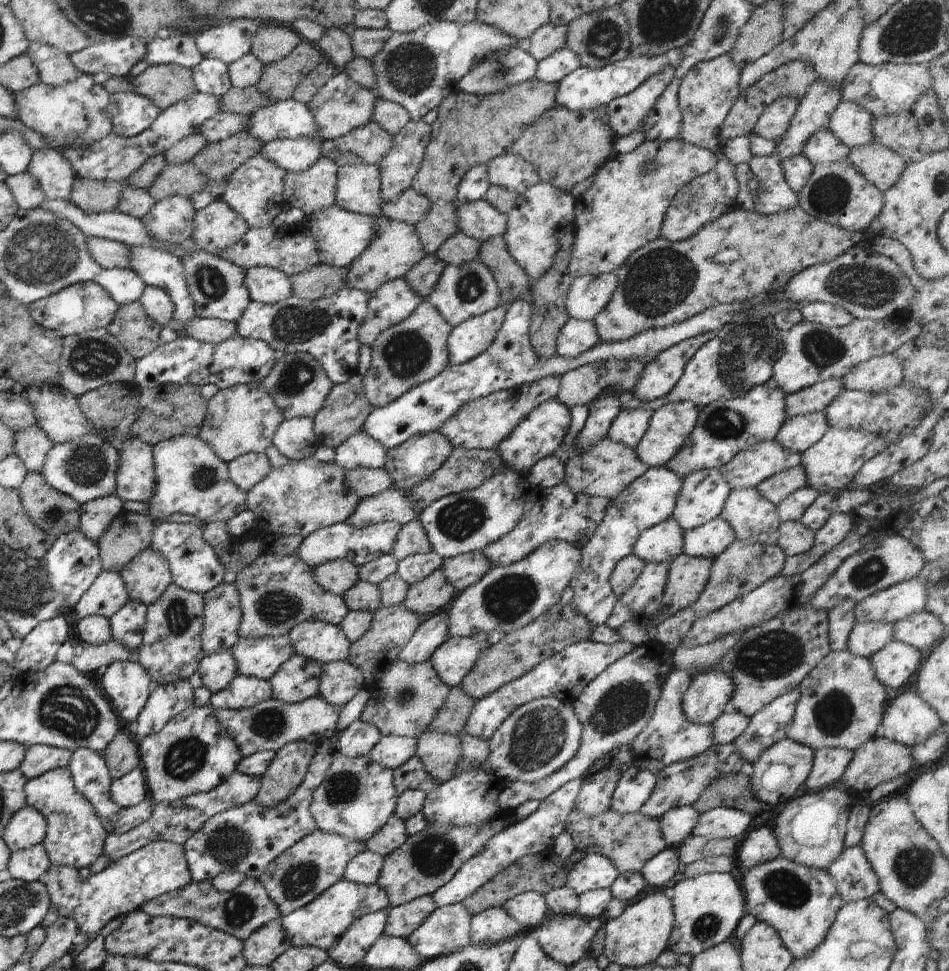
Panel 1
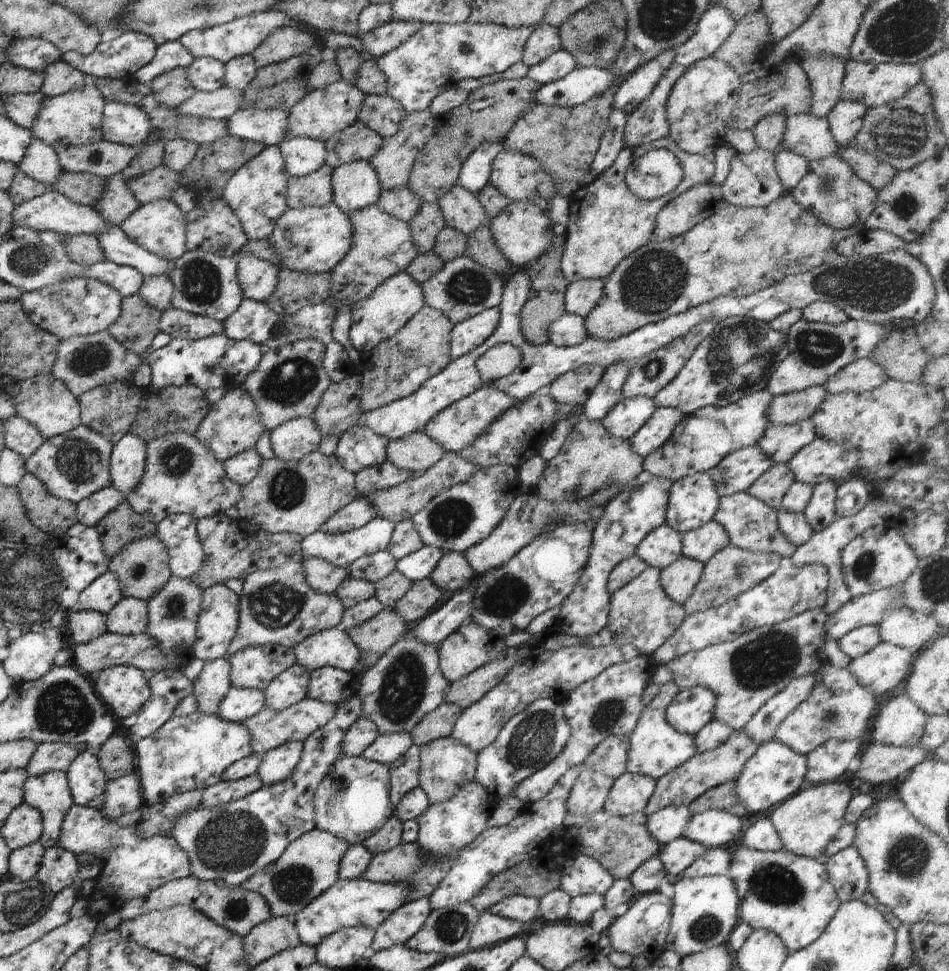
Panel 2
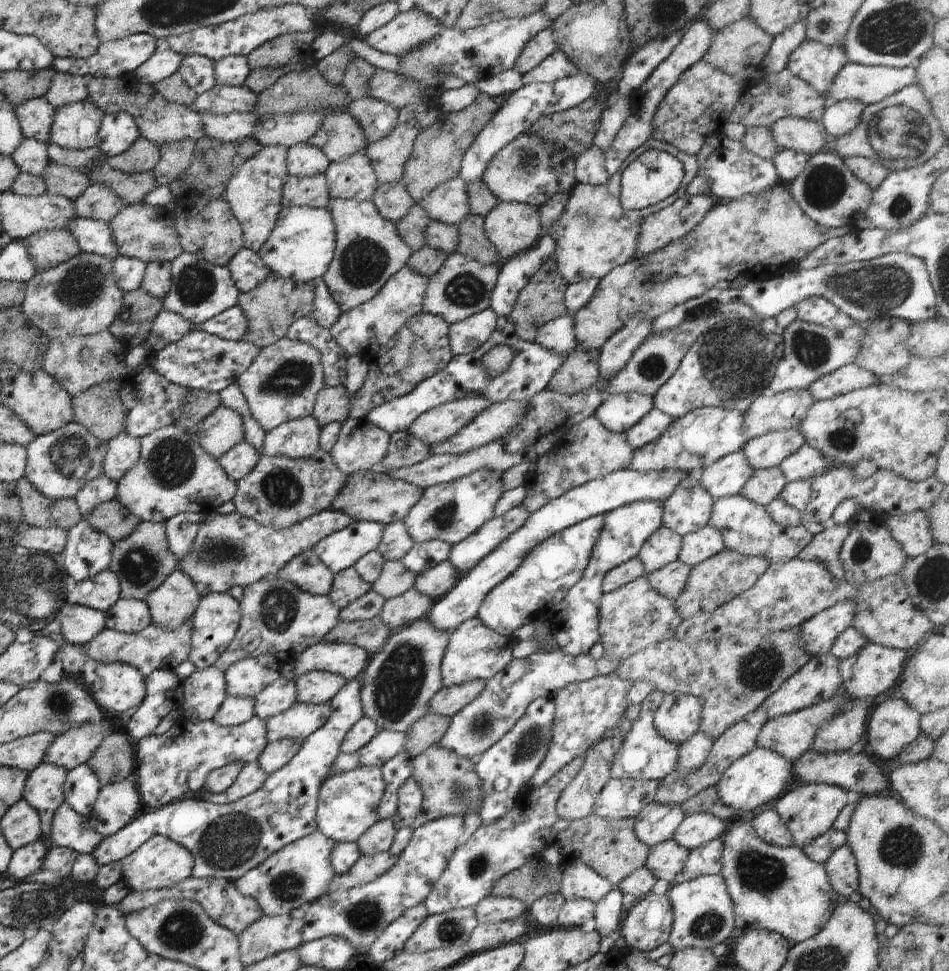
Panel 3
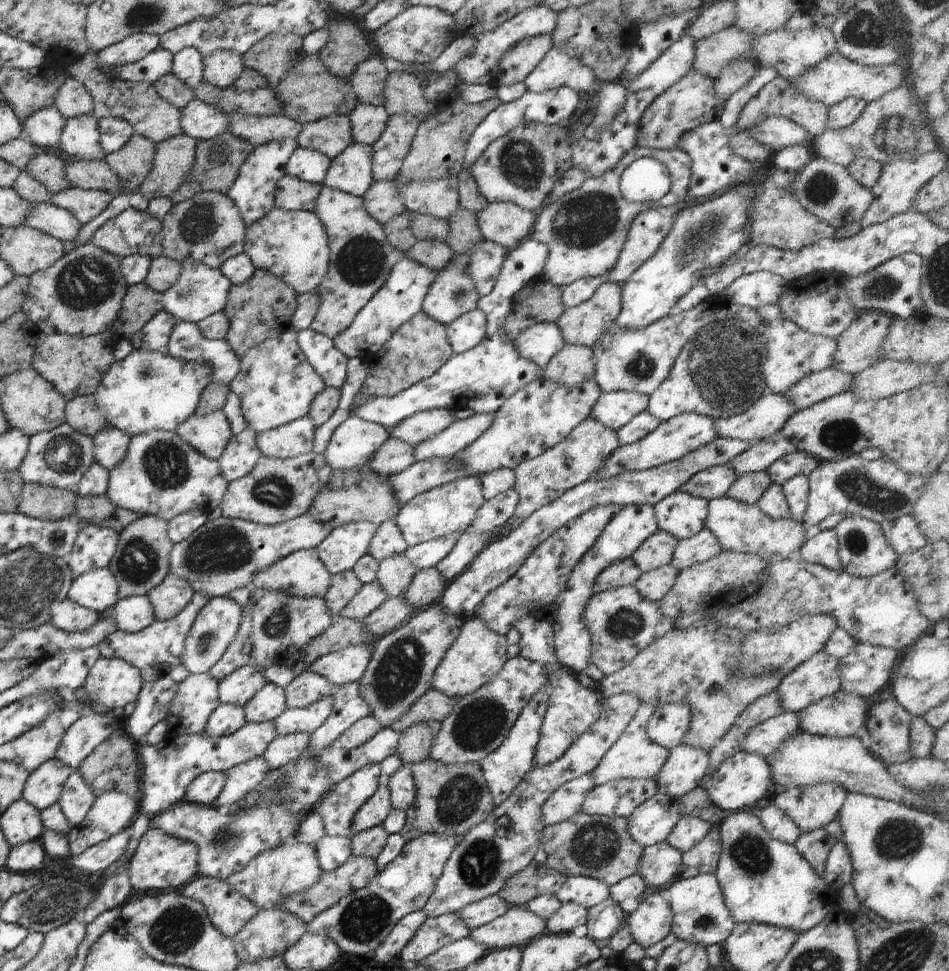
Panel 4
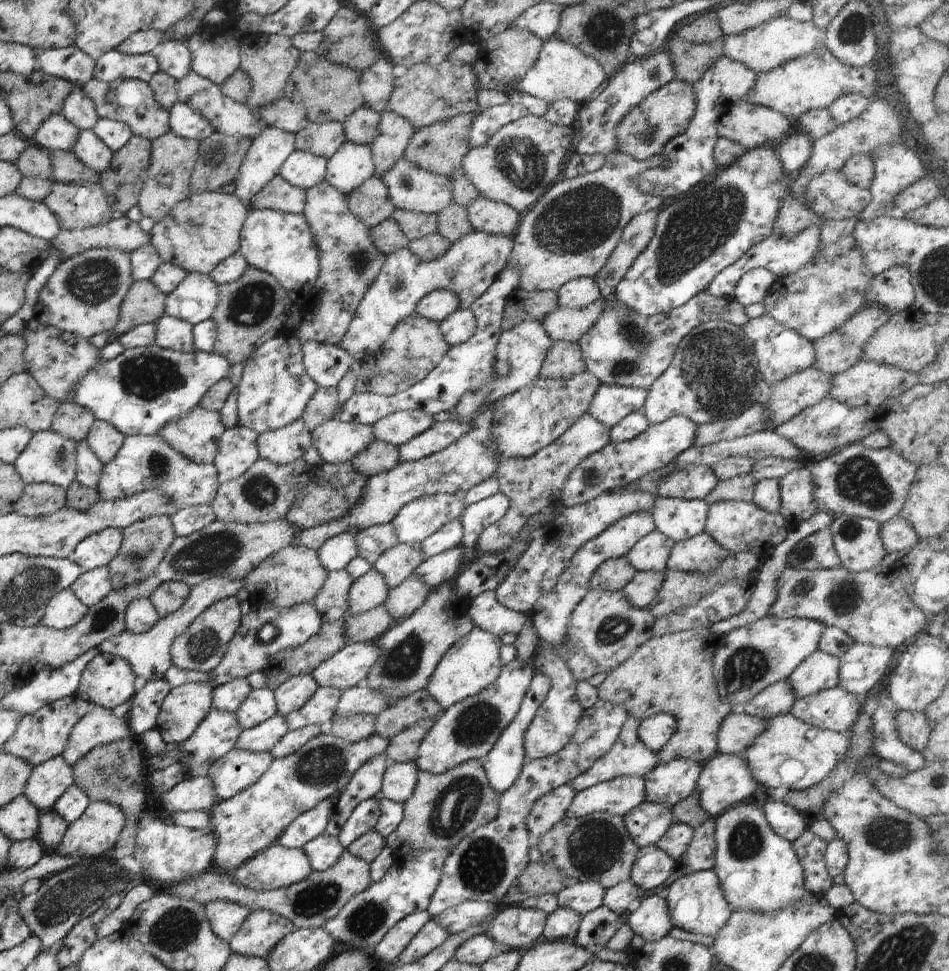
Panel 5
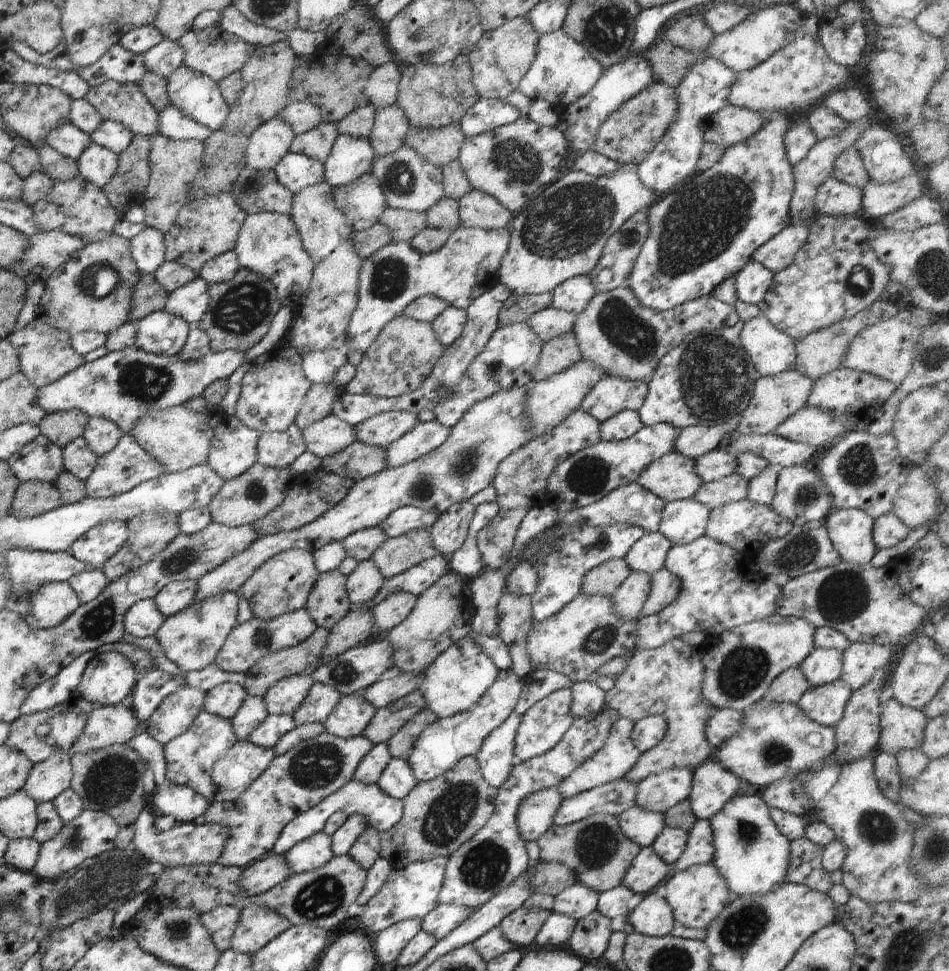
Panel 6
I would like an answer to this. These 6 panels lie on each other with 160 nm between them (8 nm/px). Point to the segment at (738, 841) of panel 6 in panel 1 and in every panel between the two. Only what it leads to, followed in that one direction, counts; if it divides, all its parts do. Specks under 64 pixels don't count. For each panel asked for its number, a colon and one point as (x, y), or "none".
1: (801, 903)
2: (791, 895)
3: (780, 889)
4: (765, 881)
5: (758, 870)

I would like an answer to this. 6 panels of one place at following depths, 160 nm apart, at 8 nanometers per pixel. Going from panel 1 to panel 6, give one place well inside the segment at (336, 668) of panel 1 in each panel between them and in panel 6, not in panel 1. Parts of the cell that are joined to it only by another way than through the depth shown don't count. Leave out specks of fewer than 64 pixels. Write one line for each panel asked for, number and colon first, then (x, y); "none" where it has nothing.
2: (330, 685)
3: (317, 687)
4: (306, 687)
5: (293, 693)
6: (284, 696)

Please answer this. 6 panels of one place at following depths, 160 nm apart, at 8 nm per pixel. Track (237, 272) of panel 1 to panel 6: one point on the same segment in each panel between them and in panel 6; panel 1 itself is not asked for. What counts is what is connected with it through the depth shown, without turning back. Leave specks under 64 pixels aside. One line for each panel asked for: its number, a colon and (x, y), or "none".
2: (205, 284)
3: (200, 290)
4: (200, 291)
5: (196, 297)
6: (190, 302)

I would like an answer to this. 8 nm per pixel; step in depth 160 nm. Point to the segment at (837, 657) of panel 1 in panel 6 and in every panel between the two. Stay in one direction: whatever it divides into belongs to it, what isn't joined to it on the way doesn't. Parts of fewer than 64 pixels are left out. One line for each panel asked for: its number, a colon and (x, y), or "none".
2: (839, 707)
3: (790, 735)
4: (766, 737)
5: (738, 729)
6: (724, 723)

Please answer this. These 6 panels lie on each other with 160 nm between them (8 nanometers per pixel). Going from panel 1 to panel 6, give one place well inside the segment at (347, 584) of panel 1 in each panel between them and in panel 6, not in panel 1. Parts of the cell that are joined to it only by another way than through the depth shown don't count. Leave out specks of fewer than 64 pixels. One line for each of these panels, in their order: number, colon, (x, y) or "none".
2: (323, 577)
3: (306, 571)
4: (301, 574)
5: (293, 575)
6: (281, 585)

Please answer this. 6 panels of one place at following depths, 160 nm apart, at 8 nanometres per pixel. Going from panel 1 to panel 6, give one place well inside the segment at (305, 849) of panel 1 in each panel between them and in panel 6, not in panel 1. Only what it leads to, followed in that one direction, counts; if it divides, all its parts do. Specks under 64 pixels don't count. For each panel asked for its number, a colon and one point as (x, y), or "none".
2: (309, 866)
3: (299, 873)
4: (275, 873)
5: (276, 867)
6: (259, 877)

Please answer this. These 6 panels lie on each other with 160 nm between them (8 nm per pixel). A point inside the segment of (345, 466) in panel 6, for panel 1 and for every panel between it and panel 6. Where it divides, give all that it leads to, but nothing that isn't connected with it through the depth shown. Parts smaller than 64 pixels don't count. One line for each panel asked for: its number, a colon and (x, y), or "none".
1: (417, 458)
2: (417, 452)
3: (403, 450)
4: (394, 456)
5: (378, 457)

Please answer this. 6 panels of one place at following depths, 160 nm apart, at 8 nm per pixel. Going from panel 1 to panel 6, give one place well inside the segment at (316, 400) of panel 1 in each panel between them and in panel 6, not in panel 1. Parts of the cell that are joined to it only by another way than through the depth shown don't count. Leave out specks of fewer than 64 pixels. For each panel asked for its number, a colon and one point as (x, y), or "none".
2: (288, 382)
3: (282, 383)
4: (276, 384)
5: (274, 388)
6: (273, 389)

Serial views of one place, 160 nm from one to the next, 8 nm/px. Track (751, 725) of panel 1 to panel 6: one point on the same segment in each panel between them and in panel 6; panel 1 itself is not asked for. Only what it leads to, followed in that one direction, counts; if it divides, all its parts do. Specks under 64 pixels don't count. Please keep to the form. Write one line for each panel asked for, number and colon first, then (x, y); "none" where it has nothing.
2: (762, 726)
3: (819, 679)
4: (818, 677)
5: (820, 671)
6: (822, 666)

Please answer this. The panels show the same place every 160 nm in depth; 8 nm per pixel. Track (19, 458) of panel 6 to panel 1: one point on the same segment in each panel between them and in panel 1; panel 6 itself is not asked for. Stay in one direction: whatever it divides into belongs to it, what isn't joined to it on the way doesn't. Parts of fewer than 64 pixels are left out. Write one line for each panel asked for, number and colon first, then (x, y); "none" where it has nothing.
1: (85, 469)
2: (72, 466)
3: (58, 464)
4: (58, 458)
5: (49, 457)

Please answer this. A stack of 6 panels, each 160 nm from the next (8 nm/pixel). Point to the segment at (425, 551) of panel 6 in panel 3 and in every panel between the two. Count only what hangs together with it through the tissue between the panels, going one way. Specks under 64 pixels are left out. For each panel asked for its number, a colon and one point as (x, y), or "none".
3: (395, 579)
4: (394, 574)
5: (396, 564)

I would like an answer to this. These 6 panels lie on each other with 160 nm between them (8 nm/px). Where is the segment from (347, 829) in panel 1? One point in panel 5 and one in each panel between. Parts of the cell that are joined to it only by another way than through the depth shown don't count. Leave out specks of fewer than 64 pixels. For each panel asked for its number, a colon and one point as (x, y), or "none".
2: (353, 800)
3: (347, 806)
4: (337, 808)
5: (366, 782)

